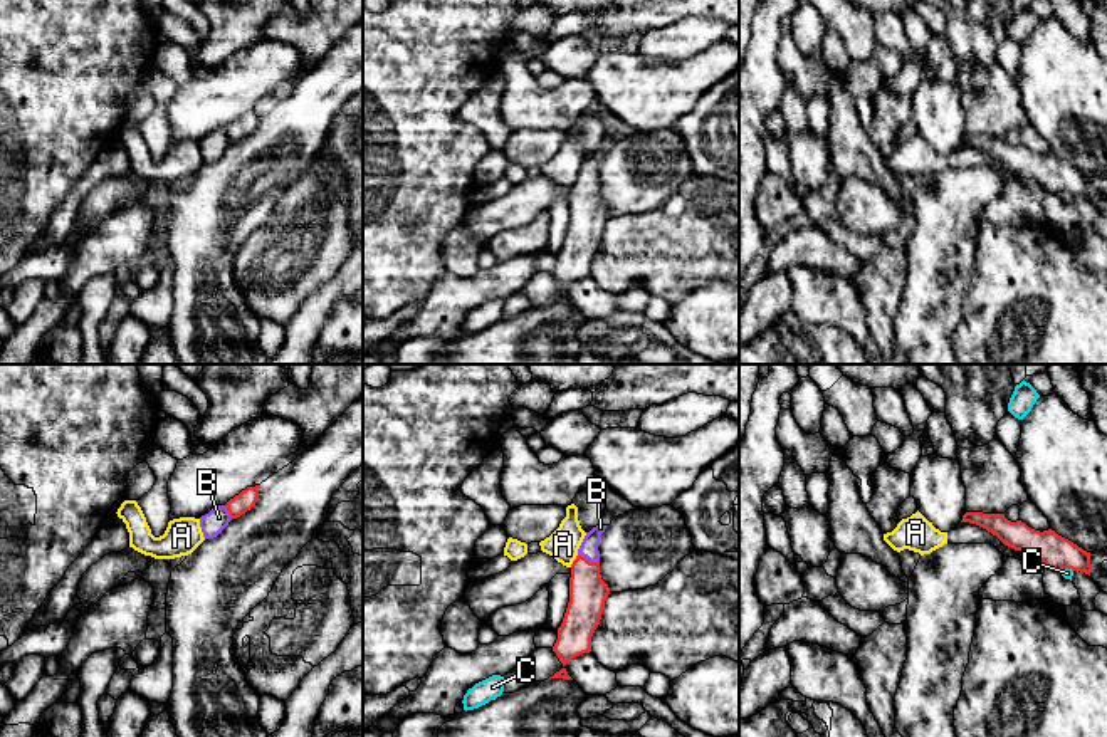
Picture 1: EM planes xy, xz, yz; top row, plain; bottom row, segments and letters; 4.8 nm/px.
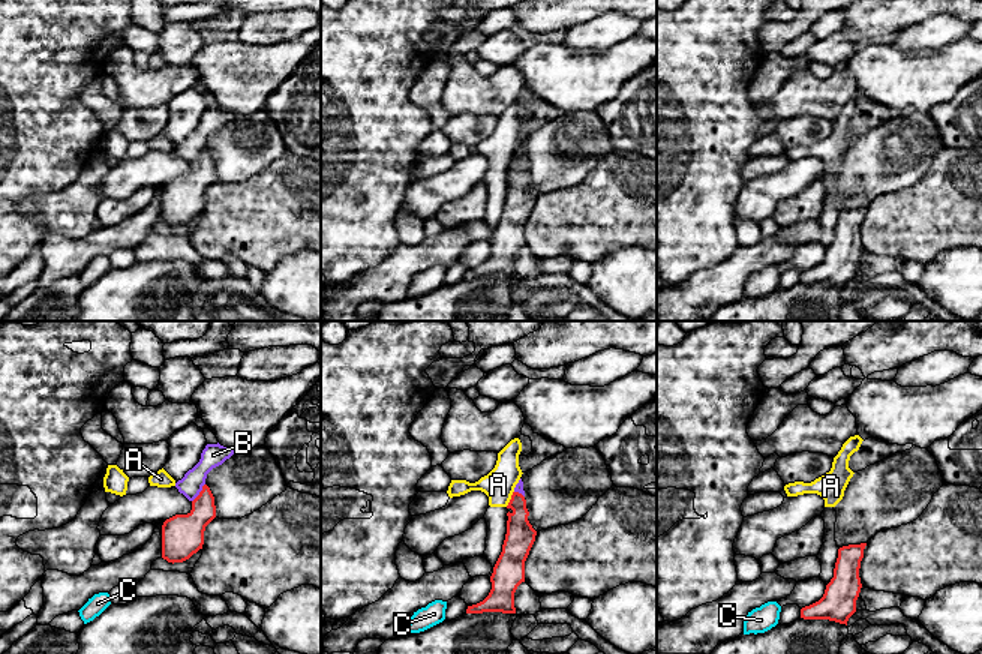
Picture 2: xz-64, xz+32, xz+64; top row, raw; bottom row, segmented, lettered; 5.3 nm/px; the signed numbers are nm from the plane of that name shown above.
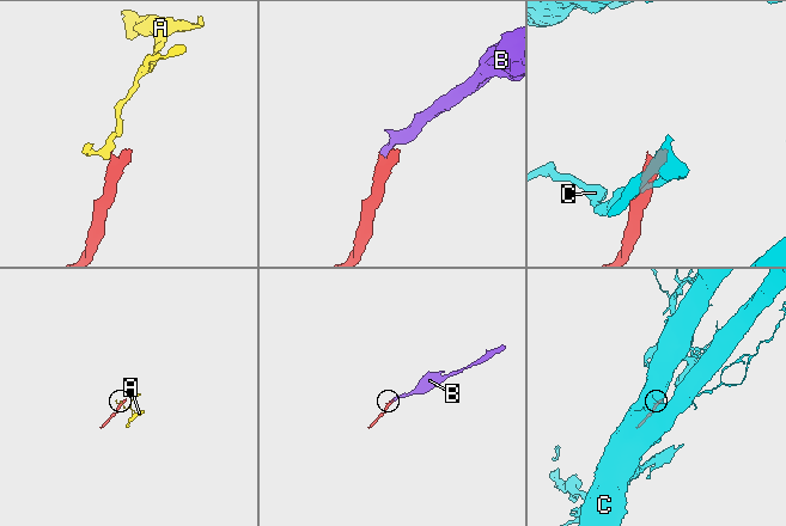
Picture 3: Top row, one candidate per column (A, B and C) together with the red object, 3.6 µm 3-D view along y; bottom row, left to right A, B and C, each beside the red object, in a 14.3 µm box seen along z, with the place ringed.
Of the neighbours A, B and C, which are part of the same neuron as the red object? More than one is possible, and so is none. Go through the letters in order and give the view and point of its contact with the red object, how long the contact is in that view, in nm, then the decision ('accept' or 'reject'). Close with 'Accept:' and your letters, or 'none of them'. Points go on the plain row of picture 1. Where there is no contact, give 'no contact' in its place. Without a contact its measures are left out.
A: xz (573, 185) | 70 nm | reject
B: xz (587, 183) | 110 nm | accept
C: yz (1065, 192) | 60 nm | reject
Accept: B

